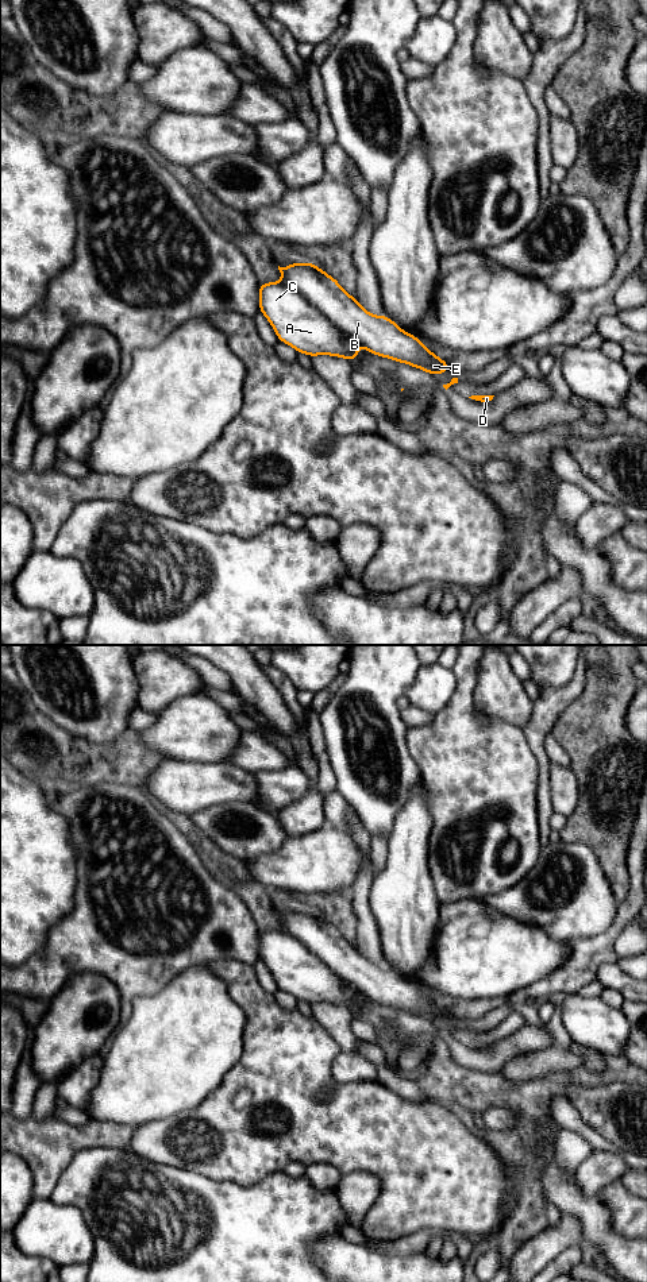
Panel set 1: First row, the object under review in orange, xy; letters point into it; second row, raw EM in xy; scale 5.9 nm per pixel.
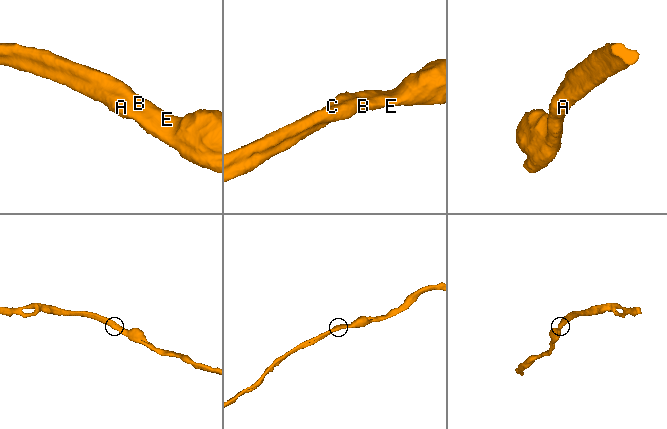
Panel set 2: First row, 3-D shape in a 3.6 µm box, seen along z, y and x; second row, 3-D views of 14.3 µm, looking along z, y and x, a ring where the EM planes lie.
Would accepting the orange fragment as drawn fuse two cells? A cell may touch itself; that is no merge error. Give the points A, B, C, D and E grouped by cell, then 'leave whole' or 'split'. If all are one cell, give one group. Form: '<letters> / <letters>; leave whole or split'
A B C D E; leave whole

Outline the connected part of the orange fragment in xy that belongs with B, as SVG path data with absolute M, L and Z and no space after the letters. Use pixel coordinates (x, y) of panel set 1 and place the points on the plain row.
M305 908L286 915L278 914L278 918L282 923L281 930L259 931L259 961L269 968L278 989L293 995L299 1001L311 1005L338 1004L351 1011L359 1003L358 992L361 991L371 1003L409 1012L432 1024L452 1016L446 1008L432 1001L419 985L401 977L392 966L369 961L355 943L347 942L340 931L319 914Z

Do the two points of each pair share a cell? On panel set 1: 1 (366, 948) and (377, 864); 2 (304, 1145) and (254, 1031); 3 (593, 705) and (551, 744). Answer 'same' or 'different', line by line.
1: different
2: same
3: different

